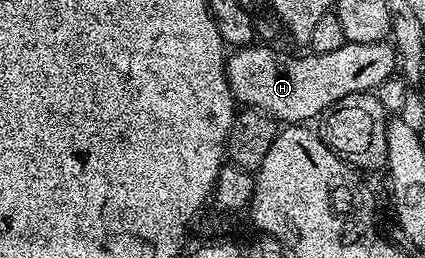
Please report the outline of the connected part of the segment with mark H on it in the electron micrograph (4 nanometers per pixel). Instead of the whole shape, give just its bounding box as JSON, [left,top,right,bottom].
[224,41,398,125]

